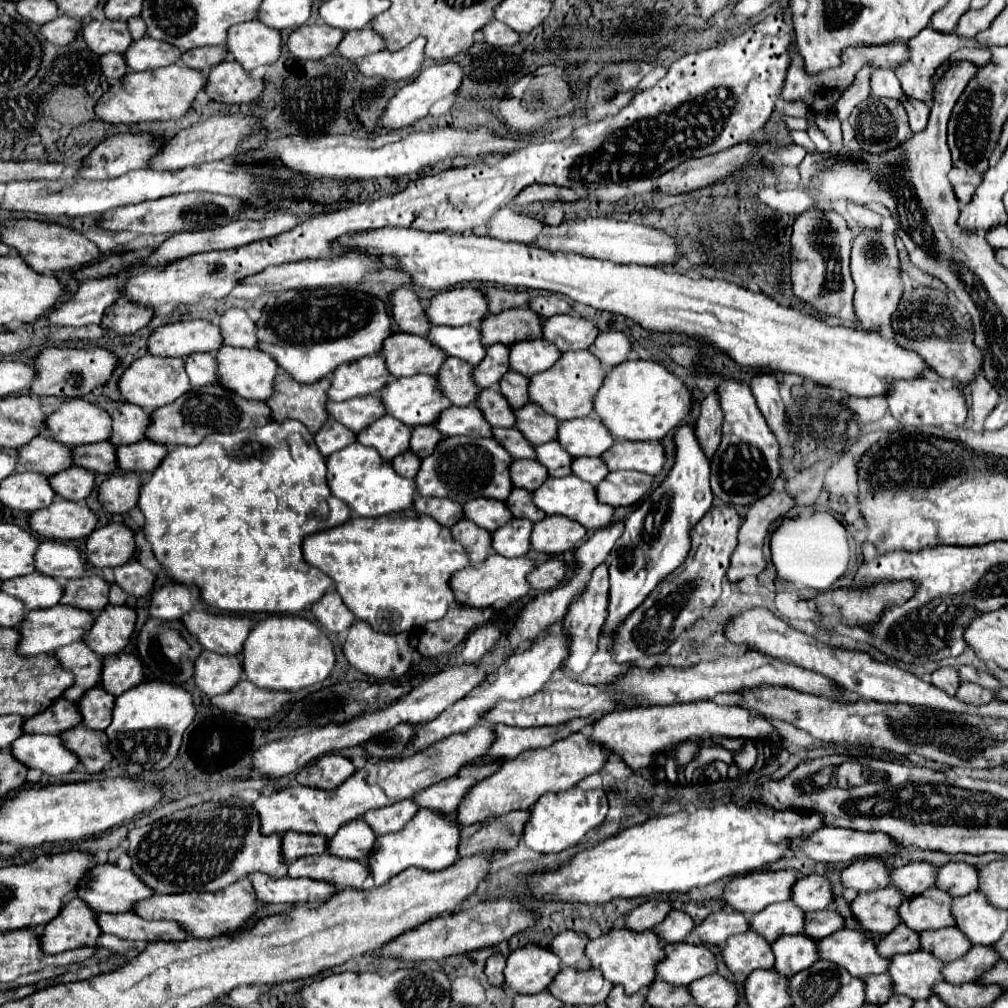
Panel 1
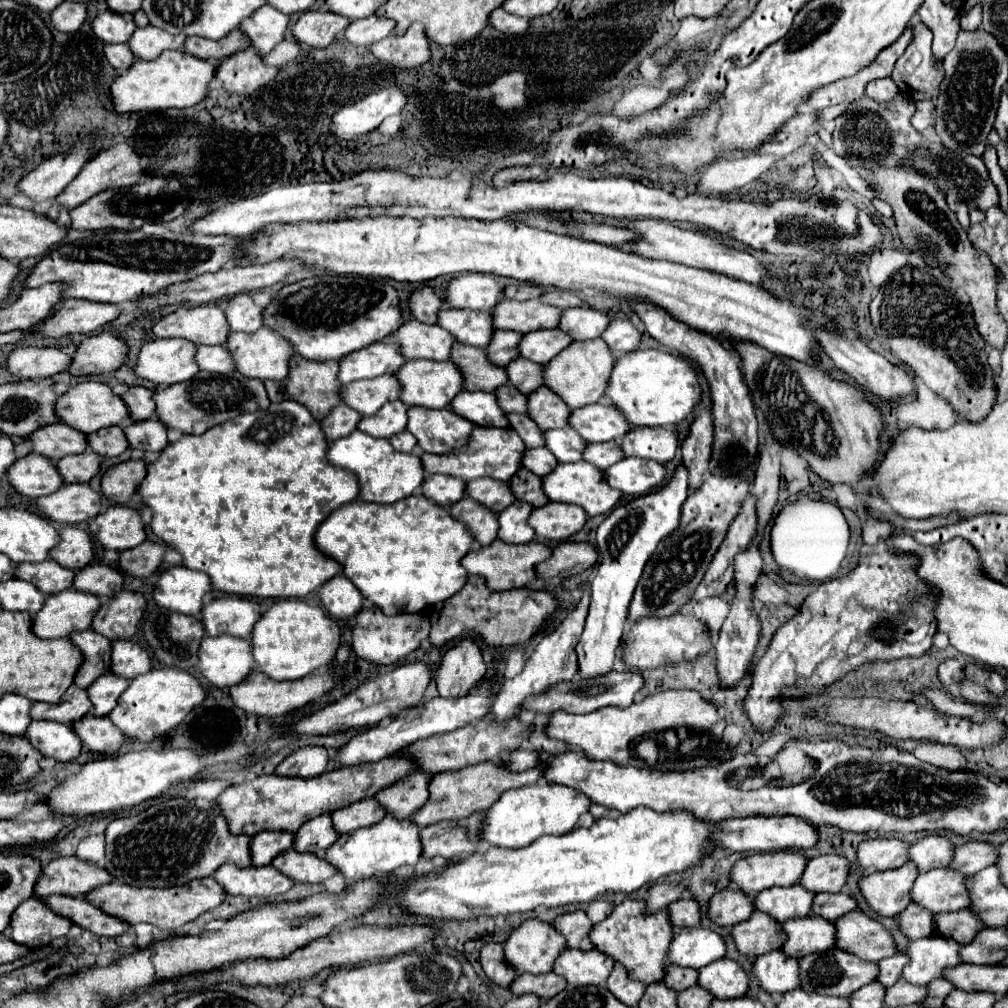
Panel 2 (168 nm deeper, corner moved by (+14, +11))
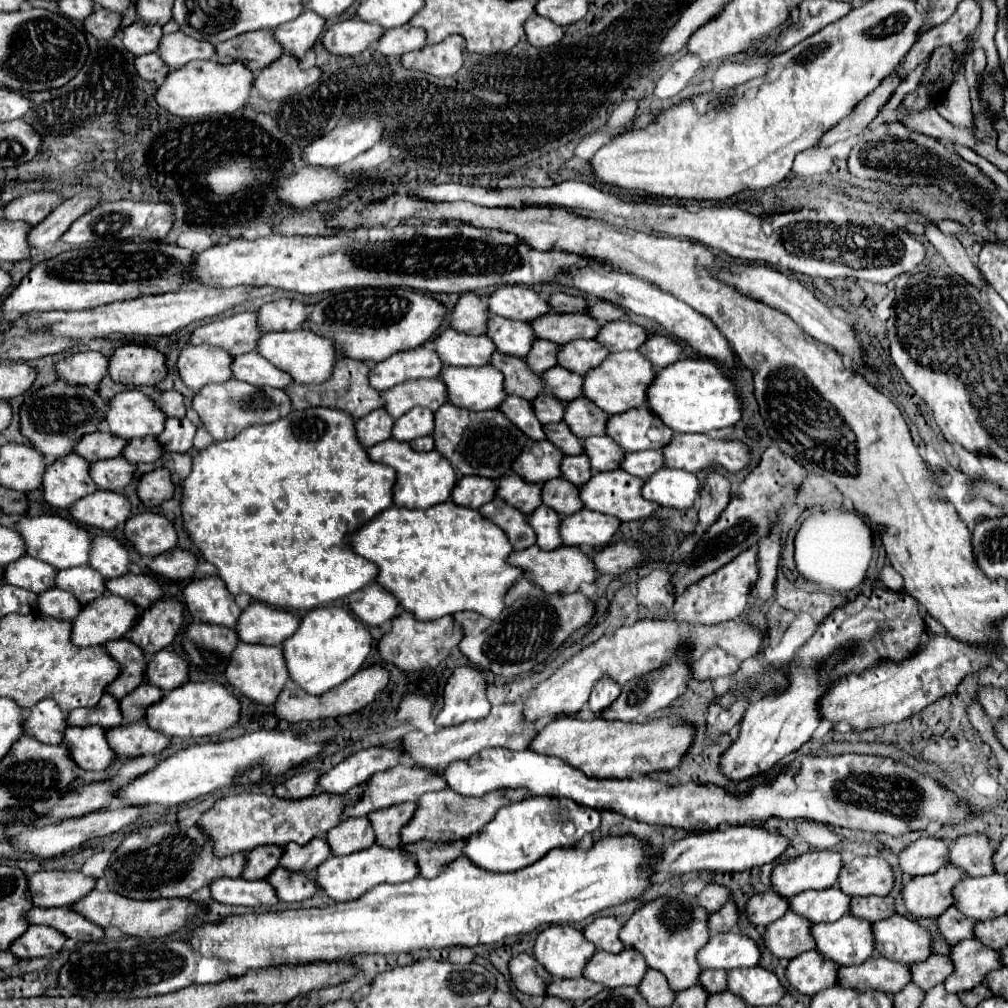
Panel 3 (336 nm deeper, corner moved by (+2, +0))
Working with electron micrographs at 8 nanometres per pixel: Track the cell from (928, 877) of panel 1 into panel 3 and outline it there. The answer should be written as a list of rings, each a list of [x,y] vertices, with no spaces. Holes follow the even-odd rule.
[[[972,833],[958,837],[950,845],[950,863],[956,867],[962,867],[968,877],[982,877],[992,875],[994,863],[992,855],[996,849],[990,843],[990,837],[986,833]]]

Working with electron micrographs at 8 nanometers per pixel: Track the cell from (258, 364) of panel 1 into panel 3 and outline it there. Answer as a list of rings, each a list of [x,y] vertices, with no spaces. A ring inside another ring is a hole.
[[[296,329],[296,331],[274,331],[264,333],[258,341],[258,353],[264,355],[270,363],[276,363],[282,371],[288,371],[296,383],[324,383],[332,377],[334,363],[340,359],[334,341],[316,335],[308,329]]]

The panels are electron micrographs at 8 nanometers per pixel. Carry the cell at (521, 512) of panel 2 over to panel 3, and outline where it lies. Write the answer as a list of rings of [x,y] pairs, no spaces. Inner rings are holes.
[[[540,505],[532,515],[530,515],[530,523],[536,531],[536,537],[538,537],[538,547],[550,551],[550,549],[558,549],[562,545],[562,539],[560,539],[560,523],[562,523],[562,517],[546,507],[546,505]]]

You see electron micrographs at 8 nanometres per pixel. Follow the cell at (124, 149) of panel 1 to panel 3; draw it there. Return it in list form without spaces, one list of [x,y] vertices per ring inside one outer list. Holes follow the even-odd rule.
[[[56,191],[26,193],[4,207],[4,217],[10,221],[24,221],[28,225],[38,225],[48,217],[48,213],[62,201]]]

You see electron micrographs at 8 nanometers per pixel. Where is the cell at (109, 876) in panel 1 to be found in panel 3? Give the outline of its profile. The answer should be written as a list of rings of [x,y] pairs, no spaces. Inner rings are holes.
[[[38,871],[28,877],[36,907],[68,907],[94,889],[94,879],[80,871]]]

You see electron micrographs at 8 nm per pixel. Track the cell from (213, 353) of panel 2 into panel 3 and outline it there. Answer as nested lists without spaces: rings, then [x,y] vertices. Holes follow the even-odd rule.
[[[258,351],[234,357],[232,371],[234,371],[236,379],[258,385],[258,387],[268,385],[268,387],[276,387],[276,389],[286,389],[288,385],[294,383],[294,379],[286,371],[280,371],[278,367],[274,367]]]

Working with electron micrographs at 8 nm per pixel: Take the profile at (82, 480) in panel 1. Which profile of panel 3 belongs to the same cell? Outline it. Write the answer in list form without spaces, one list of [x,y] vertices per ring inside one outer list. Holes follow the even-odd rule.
[[[124,457],[104,459],[92,463],[92,479],[100,489],[122,491],[134,479],[136,465]]]

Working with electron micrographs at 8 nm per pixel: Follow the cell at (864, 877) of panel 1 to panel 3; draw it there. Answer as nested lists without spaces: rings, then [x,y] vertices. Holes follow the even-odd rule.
[[[920,837],[900,853],[900,869],[908,875],[930,875],[948,865],[948,843],[936,837]]]

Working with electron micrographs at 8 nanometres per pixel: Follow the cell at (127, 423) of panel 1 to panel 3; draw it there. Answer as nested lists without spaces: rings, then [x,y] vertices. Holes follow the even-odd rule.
[[[164,391],[162,397],[156,401],[156,405],[160,405],[160,409],[168,417],[184,417],[186,415],[186,401],[184,401],[184,395],[180,395],[178,391]]]

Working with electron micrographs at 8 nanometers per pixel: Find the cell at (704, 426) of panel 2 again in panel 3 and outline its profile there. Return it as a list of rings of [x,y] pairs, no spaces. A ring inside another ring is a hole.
[[[708,471],[708,479],[700,495],[700,509],[698,509],[700,527],[708,531],[728,503],[730,503],[730,483],[716,471]]]

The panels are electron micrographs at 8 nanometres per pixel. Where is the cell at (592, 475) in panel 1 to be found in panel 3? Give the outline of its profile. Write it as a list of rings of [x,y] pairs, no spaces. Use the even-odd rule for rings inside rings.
[[[634,451],[634,453],[626,453],[622,461],[624,471],[644,477],[644,479],[654,475],[662,467],[664,467],[662,451]]]

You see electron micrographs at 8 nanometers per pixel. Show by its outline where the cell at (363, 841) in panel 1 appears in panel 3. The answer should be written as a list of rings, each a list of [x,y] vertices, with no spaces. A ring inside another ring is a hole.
[[[312,839],[304,847],[300,847],[296,843],[288,843],[284,847],[282,857],[280,857],[280,867],[284,867],[286,871],[292,871],[292,873],[298,873],[300,871],[304,875],[312,875],[316,871],[316,867],[330,853],[332,851],[330,851],[326,839]]]

